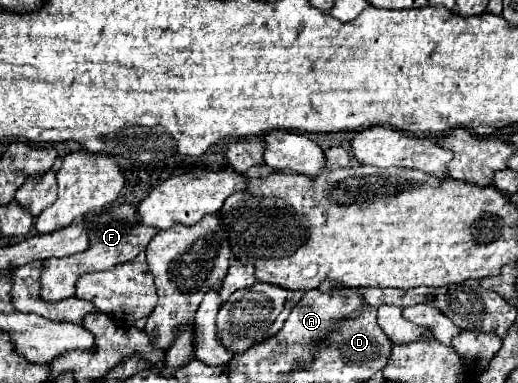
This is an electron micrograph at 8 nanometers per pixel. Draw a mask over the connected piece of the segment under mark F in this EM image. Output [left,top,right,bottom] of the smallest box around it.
[41,204,155,300]

